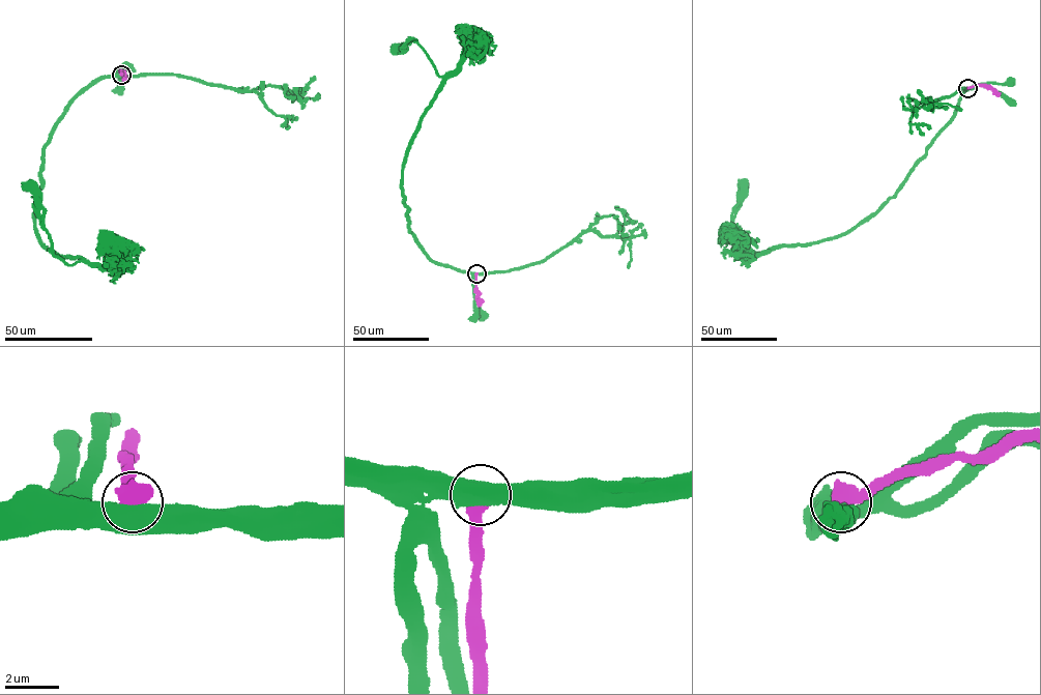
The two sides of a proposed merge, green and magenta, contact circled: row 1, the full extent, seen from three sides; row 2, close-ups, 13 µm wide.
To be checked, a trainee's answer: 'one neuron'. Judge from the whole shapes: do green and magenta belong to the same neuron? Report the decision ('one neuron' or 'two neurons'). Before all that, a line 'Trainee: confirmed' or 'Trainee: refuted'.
Trainee: refuted
two neurons

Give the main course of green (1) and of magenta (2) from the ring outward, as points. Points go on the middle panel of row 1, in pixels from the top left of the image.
1: (476, 273), (432, 261), (410, 232), (402, 165), (443, 78), (414, 39), (398, 51)
2: (476, 273), (476, 299), (481, 305)

